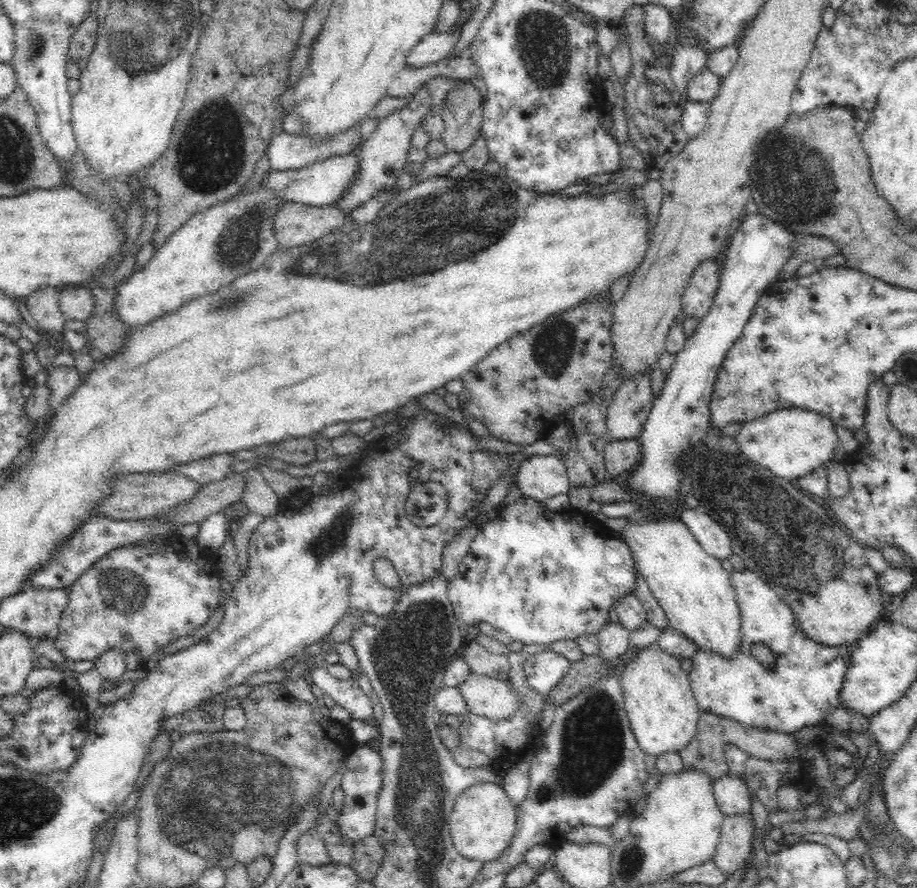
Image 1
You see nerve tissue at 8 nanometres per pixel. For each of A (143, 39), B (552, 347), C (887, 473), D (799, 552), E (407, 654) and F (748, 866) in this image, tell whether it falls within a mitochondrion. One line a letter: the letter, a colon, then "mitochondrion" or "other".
A: mitochondrion
B: mitochondrion
C: other
D: mitochondrion
E: mitochondrion
F: other

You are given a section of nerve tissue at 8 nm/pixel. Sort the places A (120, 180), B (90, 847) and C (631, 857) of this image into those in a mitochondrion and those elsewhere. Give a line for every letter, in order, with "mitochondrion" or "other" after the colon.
A: other
B: other
C: mitochondrion

